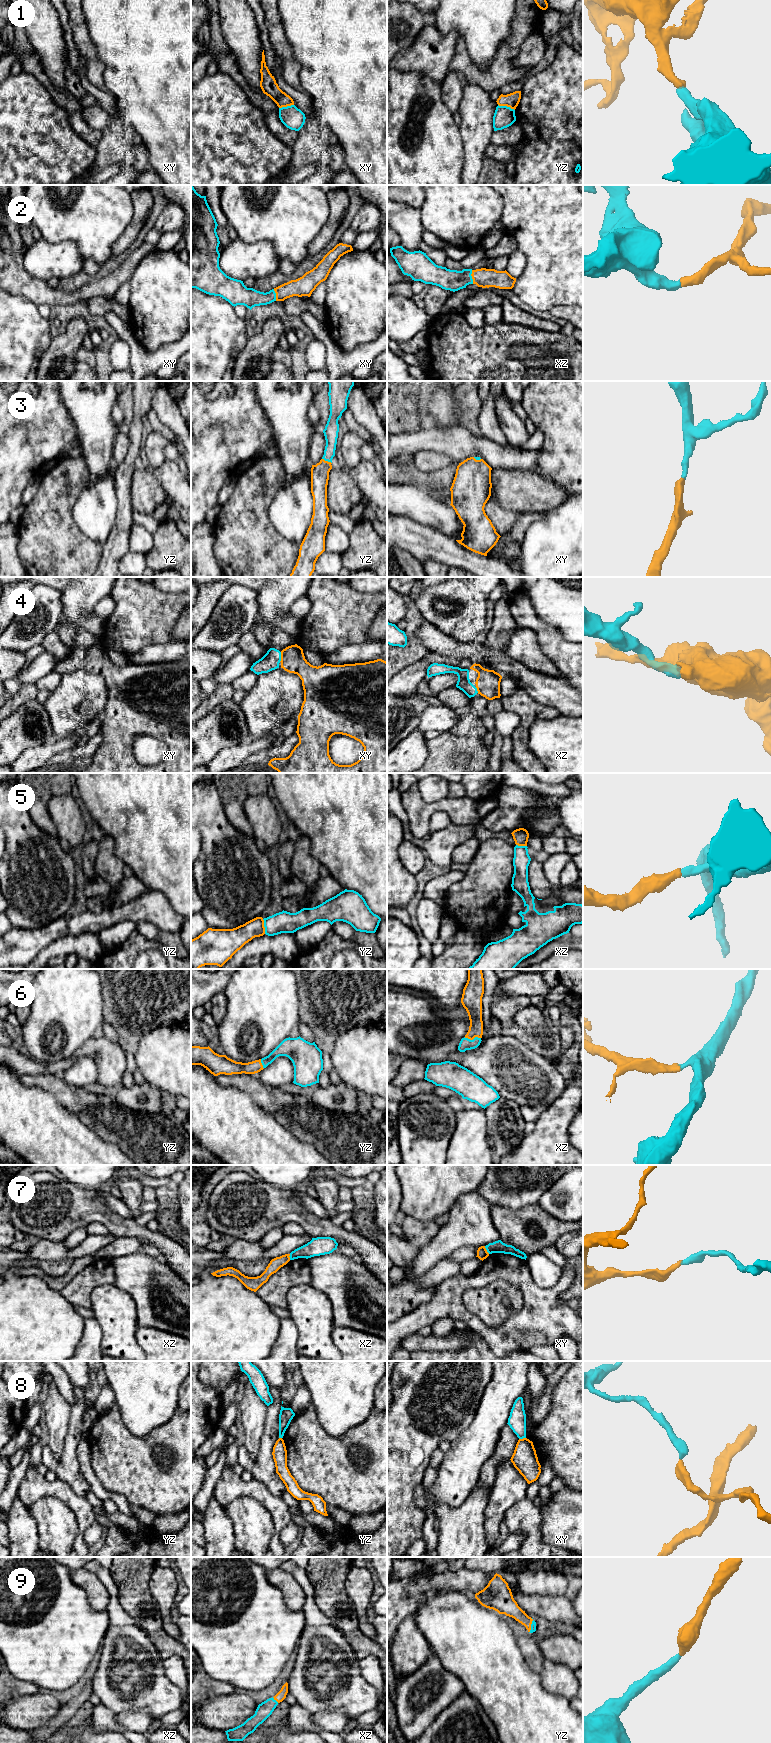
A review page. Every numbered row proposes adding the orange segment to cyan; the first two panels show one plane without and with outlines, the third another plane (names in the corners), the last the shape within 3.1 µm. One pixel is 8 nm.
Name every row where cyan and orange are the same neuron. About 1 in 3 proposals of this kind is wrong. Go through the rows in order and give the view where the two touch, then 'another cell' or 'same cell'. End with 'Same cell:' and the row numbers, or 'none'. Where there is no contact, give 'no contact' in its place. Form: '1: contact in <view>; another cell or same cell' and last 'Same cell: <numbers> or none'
1: contact in yz; another cell
2: contact in xz; same cell
3: contact in yz; same cell
4: contact in xy; same cell
5: contact in yz; same cell
6: contact in xz; same cell
7: contact in xy; another cell
8: contact in xy; another cell
9: contact in xz; same cell
Same cell: 2, 3, 4, 5, 6, 9

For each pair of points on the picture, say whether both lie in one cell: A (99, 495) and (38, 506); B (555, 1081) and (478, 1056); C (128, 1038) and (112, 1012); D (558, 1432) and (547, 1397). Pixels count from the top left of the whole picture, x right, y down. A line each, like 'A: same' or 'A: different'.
A: different
B: same
C: same
D: different

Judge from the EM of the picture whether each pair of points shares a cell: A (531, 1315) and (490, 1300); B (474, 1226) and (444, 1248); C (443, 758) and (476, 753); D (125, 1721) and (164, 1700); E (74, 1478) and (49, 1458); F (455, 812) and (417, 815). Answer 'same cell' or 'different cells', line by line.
A: different cells
B: same cell
C: same cell
D: different cells
E: same cell
F: same cell

